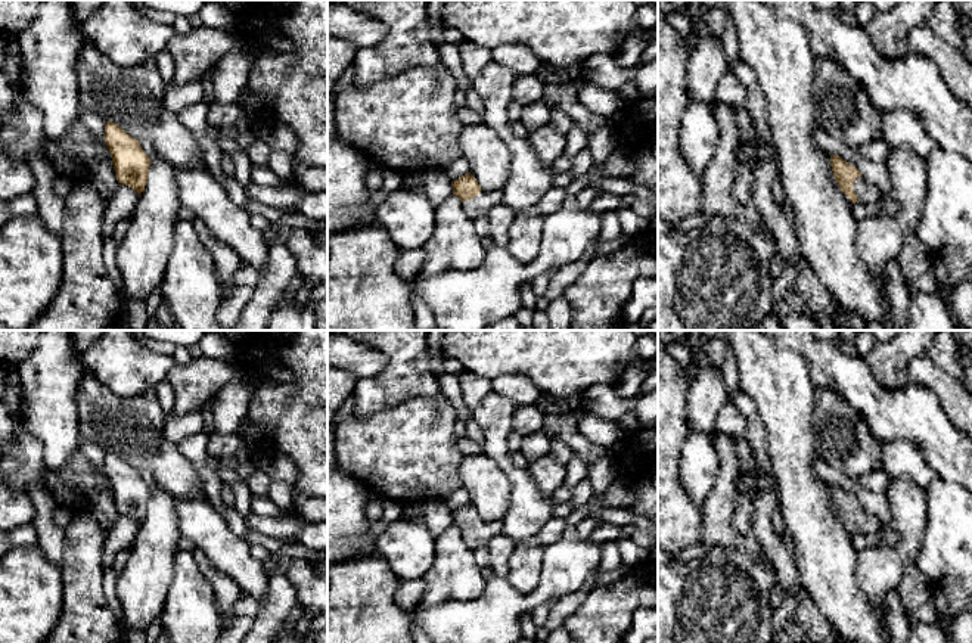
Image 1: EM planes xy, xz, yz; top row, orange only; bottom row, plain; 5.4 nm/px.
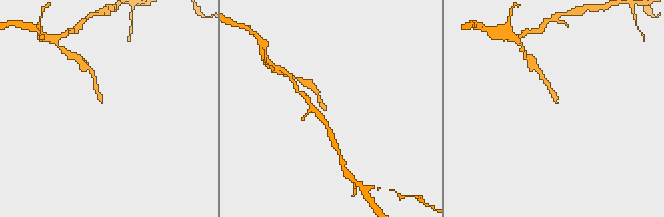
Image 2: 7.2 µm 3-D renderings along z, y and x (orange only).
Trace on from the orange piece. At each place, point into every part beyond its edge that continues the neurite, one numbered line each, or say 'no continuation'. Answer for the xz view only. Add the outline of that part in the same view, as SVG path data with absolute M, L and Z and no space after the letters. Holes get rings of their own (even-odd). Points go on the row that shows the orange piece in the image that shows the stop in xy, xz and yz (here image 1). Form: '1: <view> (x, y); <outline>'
1: xz (484, 201); M481 190L475 198L469 201L462 201L465 212L472 218L478 218L481 214L488 214L488 211L501 204L503 193L501 190L485 192Z

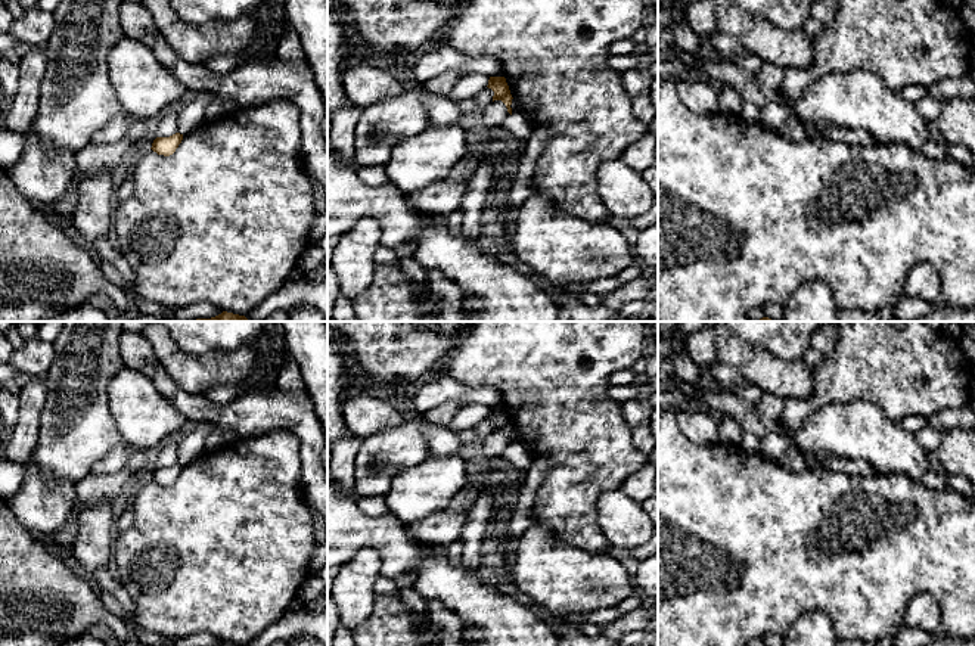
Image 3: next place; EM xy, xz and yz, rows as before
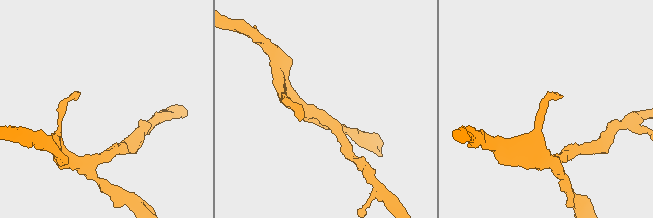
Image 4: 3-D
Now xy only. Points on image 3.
no continuation

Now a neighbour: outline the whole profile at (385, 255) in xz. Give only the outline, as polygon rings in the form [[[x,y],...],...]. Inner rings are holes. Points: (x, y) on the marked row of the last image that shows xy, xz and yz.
[[[381,245],[375,254],[375,263],[376,263],[376,265],[397,264],[398,255],[397,255],[395,249]]]

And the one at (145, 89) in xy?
[[[122,35],[108,53],[108,75],[131,119],[156,121],[190,91],[143,44]]]

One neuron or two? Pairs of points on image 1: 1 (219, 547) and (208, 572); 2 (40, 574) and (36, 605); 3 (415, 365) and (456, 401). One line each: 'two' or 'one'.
1: two
2: one
3: two

